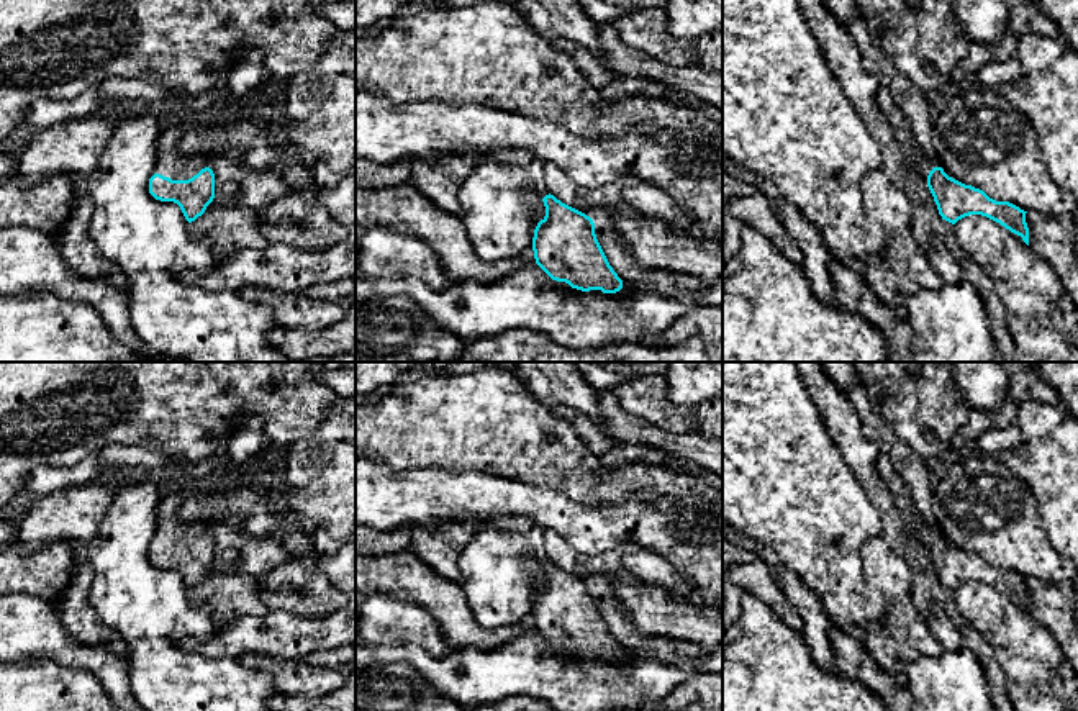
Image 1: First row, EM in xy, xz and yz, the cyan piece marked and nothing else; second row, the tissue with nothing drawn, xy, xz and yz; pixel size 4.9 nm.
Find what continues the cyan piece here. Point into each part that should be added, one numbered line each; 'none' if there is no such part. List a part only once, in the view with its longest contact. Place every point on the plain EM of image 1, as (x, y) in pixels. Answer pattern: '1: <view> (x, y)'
1: xy (171, 529)

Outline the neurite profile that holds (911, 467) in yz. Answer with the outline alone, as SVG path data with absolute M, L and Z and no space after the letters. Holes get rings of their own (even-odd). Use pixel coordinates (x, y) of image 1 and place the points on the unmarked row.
M862 383L854 385L847 395L858 411L863 436L873 441L880 451L890 457L896 472L908 485L916 508L931 524L935 524L932 516L931 477L926 459L908 446L872 408L867 388Z

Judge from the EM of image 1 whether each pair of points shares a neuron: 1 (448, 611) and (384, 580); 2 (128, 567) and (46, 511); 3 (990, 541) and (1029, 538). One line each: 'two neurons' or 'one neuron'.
1: one neuron
2: two neurons
3: one neuron

